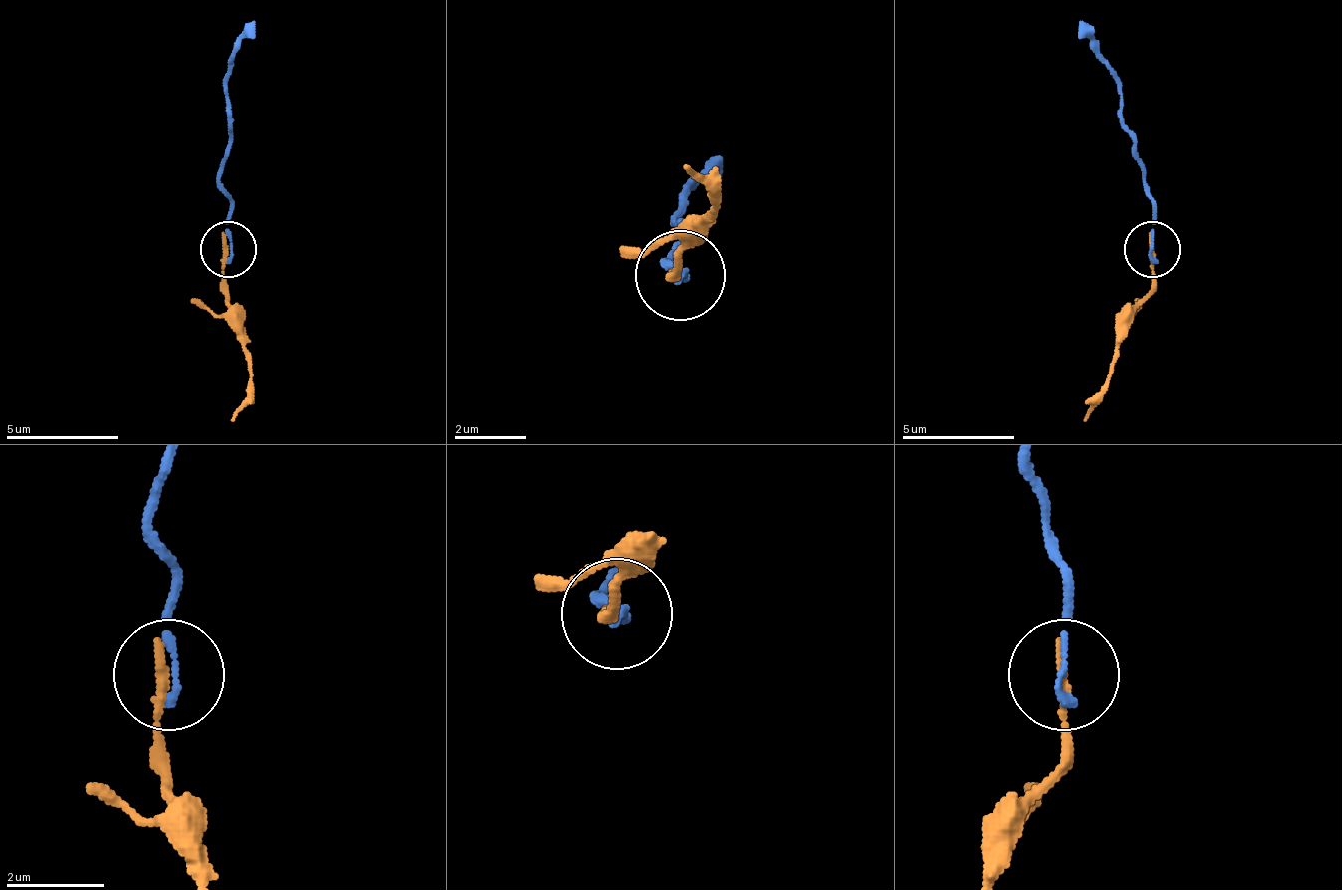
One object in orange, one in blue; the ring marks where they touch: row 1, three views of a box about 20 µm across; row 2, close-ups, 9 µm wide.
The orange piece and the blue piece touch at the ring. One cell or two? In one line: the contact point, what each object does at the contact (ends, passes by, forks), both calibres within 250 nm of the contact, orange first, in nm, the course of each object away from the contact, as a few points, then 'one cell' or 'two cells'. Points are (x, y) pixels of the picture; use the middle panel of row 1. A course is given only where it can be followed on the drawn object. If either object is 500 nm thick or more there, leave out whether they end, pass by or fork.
place (680, 275); orange ends; blue ends; calibres 200 and 180 nm; course orange (682, 272), (673, 272), (718, 209), (682, 164); course blue (682, 272), (664, 263), (682, 245), (673, 218), (718, 155); two cells

